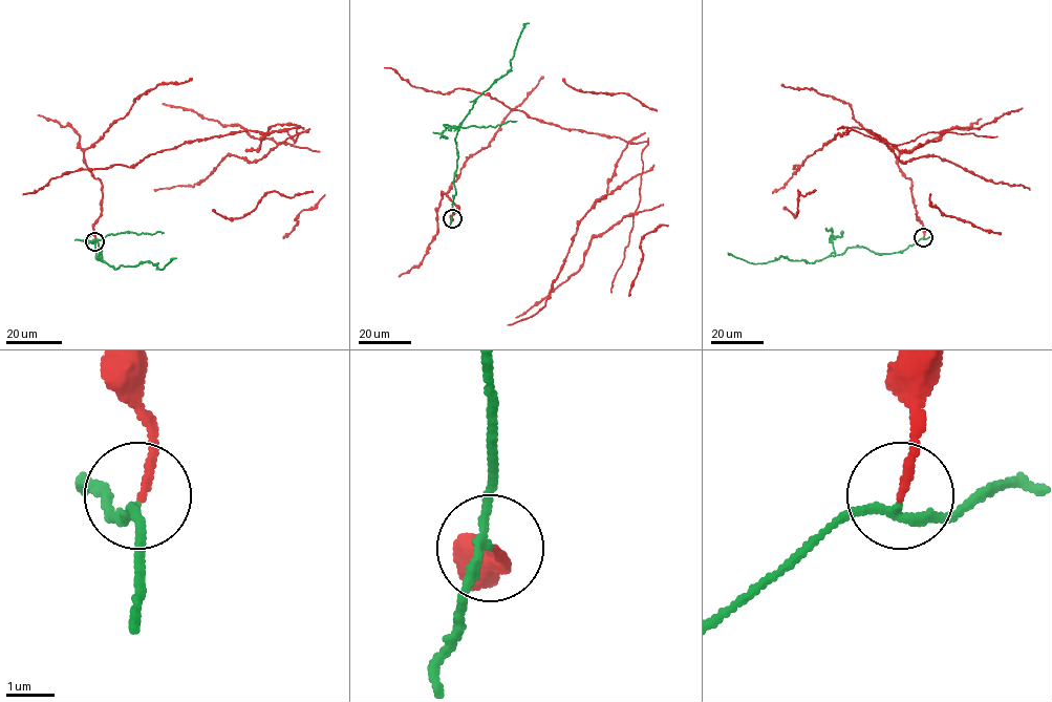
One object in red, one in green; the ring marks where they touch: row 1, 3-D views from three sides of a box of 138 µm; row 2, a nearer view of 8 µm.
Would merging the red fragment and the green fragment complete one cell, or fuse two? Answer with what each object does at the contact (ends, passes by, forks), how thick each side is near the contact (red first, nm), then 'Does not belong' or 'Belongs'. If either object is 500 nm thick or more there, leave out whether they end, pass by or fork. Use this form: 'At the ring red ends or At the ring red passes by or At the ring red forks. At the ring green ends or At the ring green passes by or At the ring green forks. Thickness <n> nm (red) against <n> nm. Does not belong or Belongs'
At the ring red ends. At the ring green passes by. Thickness 180 nm (red) against 160 nm. Does not belong

